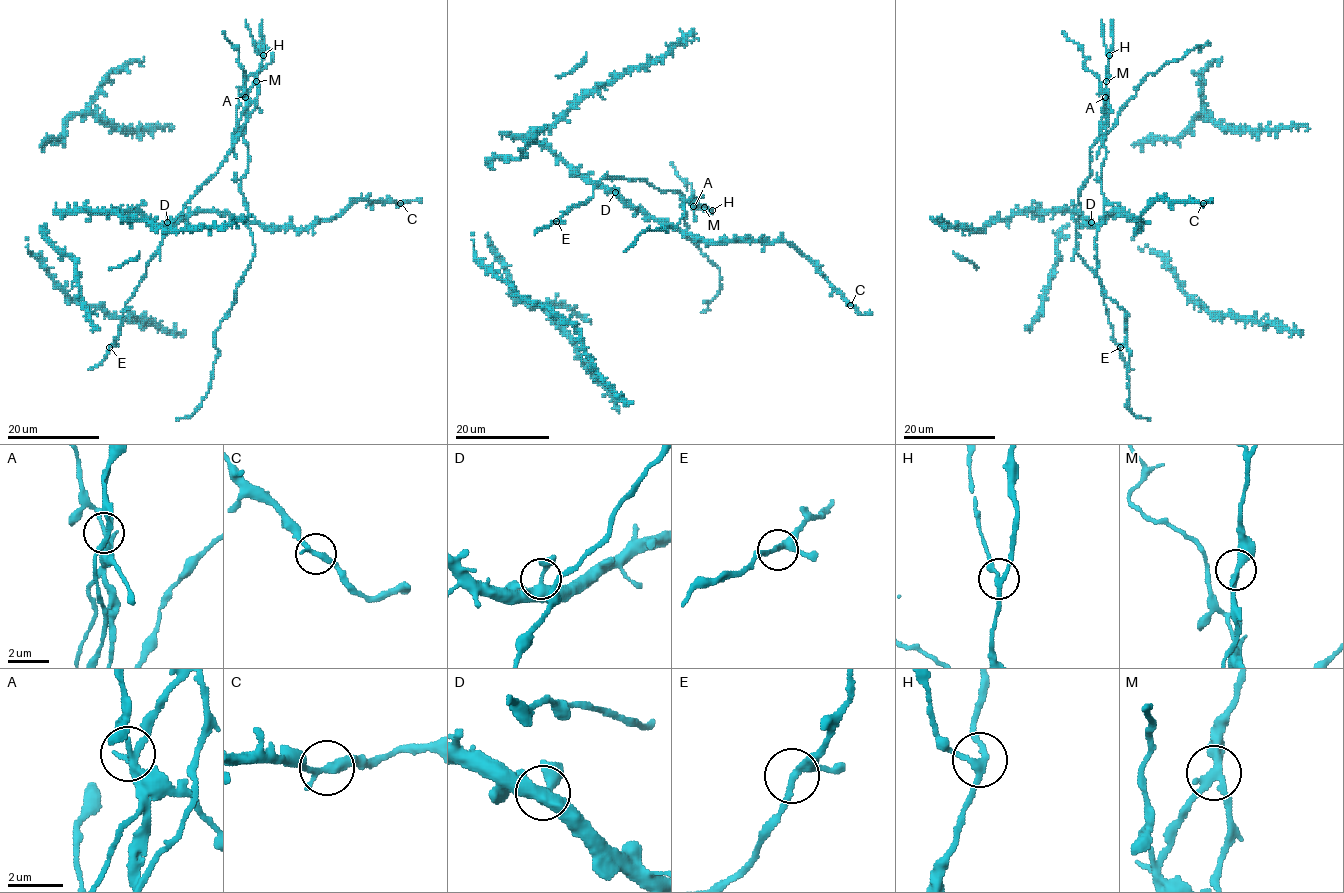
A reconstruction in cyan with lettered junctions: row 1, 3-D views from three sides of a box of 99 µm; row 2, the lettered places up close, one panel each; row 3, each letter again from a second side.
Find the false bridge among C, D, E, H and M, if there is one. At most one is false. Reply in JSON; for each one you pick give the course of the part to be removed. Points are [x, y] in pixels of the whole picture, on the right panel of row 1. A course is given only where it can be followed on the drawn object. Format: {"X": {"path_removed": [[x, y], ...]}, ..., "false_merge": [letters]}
{"M": {"path_removed": [[1106, 82], [1105, 201], [1095, 275], [1105, 297], [1125, 312], [1127, 406], [1150, 421]]}, "false_merge": ["M"]}

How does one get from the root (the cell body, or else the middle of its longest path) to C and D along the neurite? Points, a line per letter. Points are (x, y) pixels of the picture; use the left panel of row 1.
C: (150, 222), (175, 224), (196, 212), (221, 212), (268, 226), (312, 227), (342, 215), (361, 200), (400, 203)
D: (150, 222), (167, 222)

